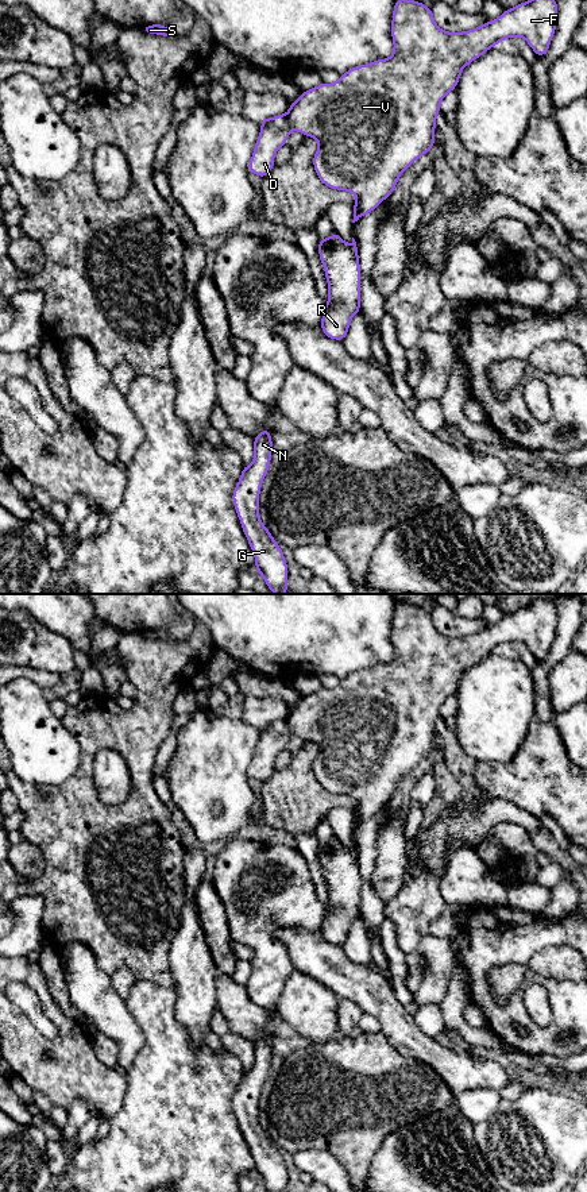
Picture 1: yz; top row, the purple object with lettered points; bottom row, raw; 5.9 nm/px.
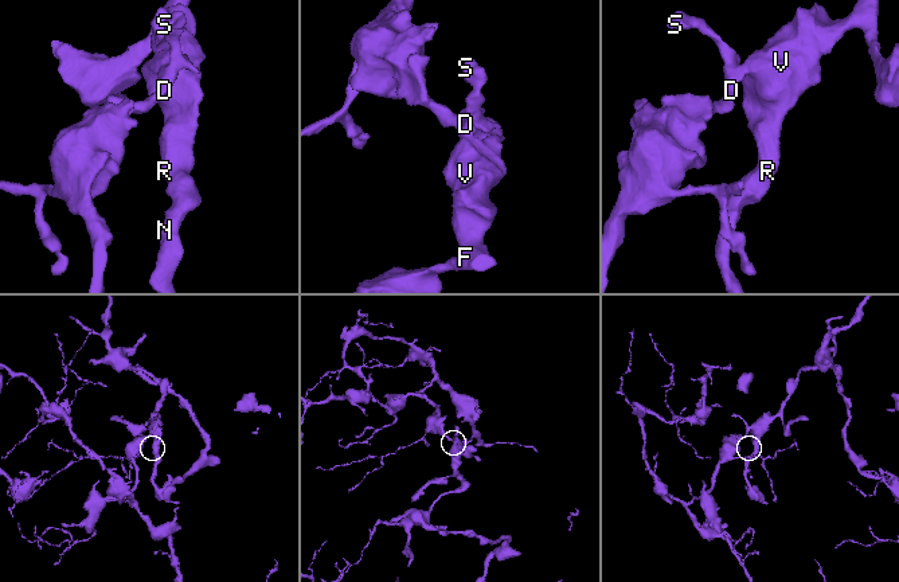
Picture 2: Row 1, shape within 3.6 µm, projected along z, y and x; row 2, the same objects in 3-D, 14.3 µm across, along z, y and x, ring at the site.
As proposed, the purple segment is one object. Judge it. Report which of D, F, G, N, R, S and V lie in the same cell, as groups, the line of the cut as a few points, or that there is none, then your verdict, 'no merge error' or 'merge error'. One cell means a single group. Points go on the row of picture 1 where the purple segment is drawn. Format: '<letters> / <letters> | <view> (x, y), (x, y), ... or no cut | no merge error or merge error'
D S / F G N R V | yz (285, 115), (293, 128) | merge error

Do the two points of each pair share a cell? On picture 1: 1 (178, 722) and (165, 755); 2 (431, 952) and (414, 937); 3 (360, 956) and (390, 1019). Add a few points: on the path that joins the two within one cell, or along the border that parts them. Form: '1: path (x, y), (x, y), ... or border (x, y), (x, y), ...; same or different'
1: path (174, 730), (168, 747); same
2: path (427, 948), (418, 940); same
3: border (342, 945), (343, 951), (354, 961), (373, 967); different

